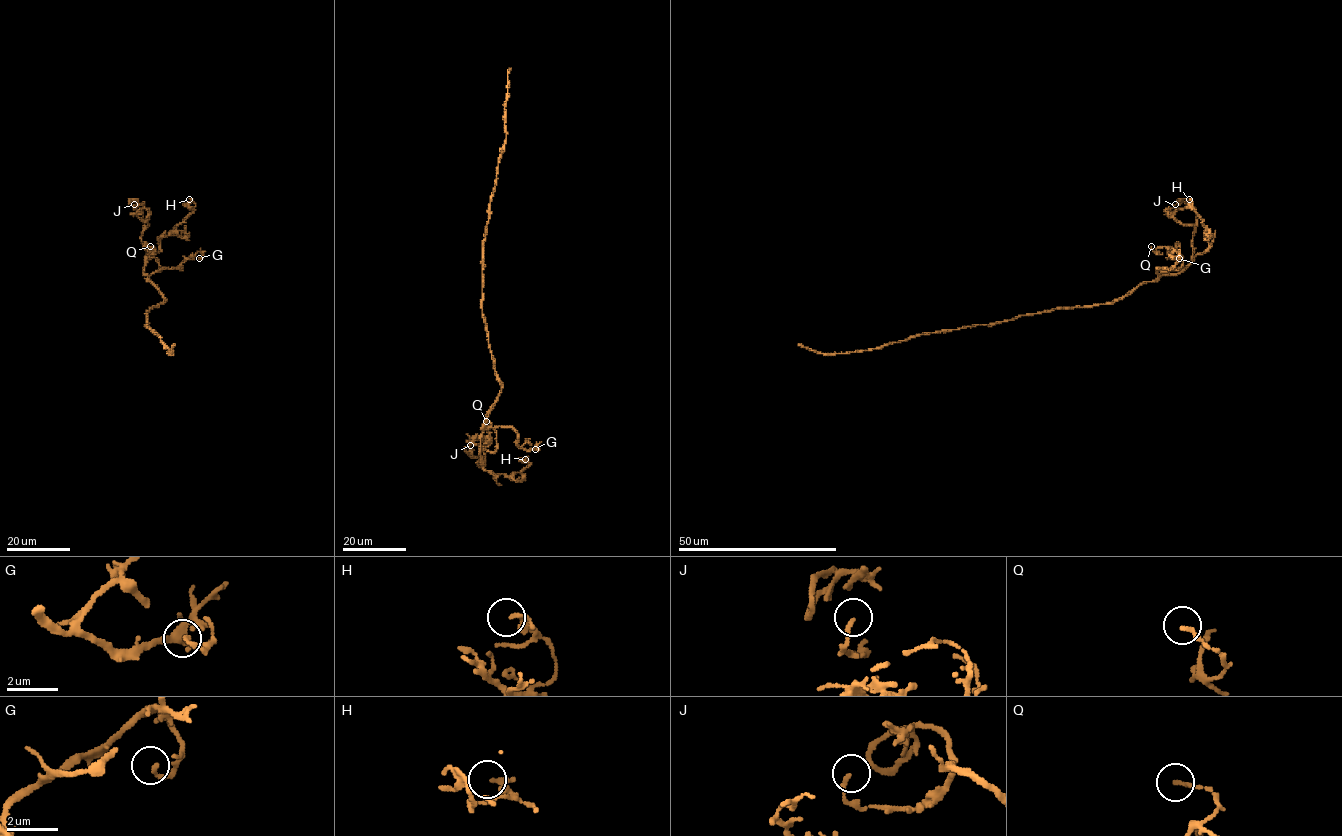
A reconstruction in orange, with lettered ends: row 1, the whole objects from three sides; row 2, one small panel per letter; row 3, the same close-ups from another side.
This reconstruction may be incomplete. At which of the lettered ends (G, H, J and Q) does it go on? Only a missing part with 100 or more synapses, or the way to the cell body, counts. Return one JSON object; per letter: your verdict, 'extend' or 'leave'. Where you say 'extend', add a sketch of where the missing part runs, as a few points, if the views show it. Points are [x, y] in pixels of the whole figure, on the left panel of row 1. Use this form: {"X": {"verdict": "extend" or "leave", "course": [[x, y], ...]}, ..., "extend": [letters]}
{"G": {"verdict": "leave"}, "H": {"verdict": "leave"}, "J": {"verdict": "leave"}, "Q": {"verdict": "leave"}, "extend": []}

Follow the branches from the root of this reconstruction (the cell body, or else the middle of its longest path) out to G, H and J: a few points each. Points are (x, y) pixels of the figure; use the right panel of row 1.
G: (1050, 311), (1112, 303), (1143, 283), (1155, 281), (1156, 268), (1172, 268), (1179, 252), (1179, 258)
H: (1050, 311), (1112, 303), (1143, 283), (1178, 274), (1209, 247), (1204, 236), (1207, 228), (1189, 199)
J: (1050, 311), (1112, 303), (1143, 283), (1178, 274), (1191, 259), (1196, 216), (1188, 204), (1183, 208), (1175, 204)

